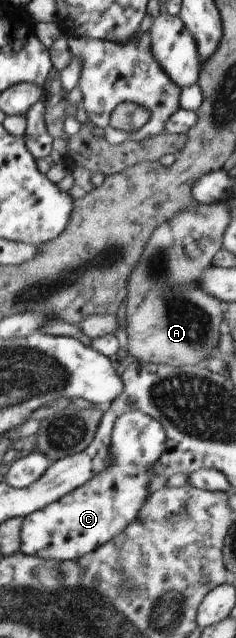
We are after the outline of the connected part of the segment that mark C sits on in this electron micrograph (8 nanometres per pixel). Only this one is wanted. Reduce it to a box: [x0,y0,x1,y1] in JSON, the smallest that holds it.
[20,409,166,561]

